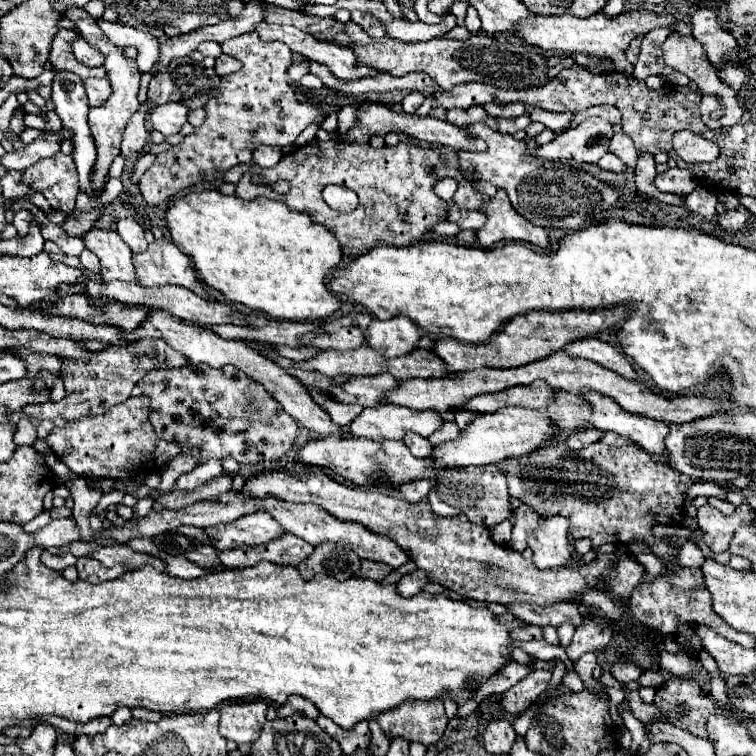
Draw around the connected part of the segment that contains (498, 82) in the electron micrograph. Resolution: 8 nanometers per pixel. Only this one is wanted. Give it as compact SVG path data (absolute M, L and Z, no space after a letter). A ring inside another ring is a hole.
M346 22L344 32L350 36L350 44L354 44L354 48L350 50L356 54L358 64L366 64L368 68L388 72L390 76L426 72L444 90L450 90L452 86L462 82L484 82L498 88L530 88L530 86L542 84L548 70L546 58L530 52L530 46L496 42L494 38L482 36L482 34L472 36L468 40L434 38L430 42L406 44L390 36L374 40L354 22Z

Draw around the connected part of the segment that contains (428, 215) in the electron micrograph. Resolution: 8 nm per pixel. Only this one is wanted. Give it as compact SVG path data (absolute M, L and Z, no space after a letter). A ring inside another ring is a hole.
M314 140L310 146L306 144L294 148L272 168L260 168L254 164L242 174L240 182L236 184L236 194L242 200L254 200L258 196L266 196L270 200L282 200L292 210L306 212L314 222L324 224L340 240L344 248L360 250L362 254L368 252L372 246L376 246L376 242L386 242L390 246L408 246L418 238L422 238L432 224L444 220L446 202L442 202L434 192L436 180L442 178L458 180L454 204L468 210L480 210L484 206L484 196L476 192L472 184L458 170L456 150L452 148L446 146L422 148L410 144L396 144L374 150L370 144L358 146L358 144L332 142L332 140L330 142ZM430 168L434 168L436 174L428 174ZM254 174L262 174L264 178L268 178L270 186L250 184L250 178ZM280 180L286 180L290 184L290 190L286 194L272 190L272 184ZM328 184L340 184L354 190L360 198L358 208L350 214L344 214L326 206L322 198L322 188Z

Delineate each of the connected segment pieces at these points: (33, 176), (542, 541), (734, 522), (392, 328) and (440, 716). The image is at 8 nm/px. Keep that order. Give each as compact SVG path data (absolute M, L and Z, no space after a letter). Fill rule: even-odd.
M58 152L46 160L40 160L24 170L22 180L36 192L42 192L52 208L70 212L76 204L78 174L72 156Z
M548 516L540 520L540 526L528 536L528 548L534 554L538 568L568 566L572 558L572 538L566 532L568 520L562 516Z
M704 504L698 508L696 516L698 528L706 532L706 544L712 552L726 552L730 546L730 540L734 536L734 530L742 524L754 522L754 510L746 504L738 506L732 516L724 516L720 510L712 508L710 504Z
M406 316L390 320L372 320L366 328L366 344L386 358L396 358L418 348L420 330Z
M412 700L394 708L394 712L382 712L378 722L386 736L402 736L410 742L422 742L426 746L440 740L448 724L442 700Z

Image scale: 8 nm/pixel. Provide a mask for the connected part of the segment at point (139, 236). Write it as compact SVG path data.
M132 218L118 220L116 222L116 232L122 236L122 240L130 246L130 250L134 254L146 250L148 244L146 244L146 238L144 238L144 230L142 230L142 226L136 220L132 220Z

